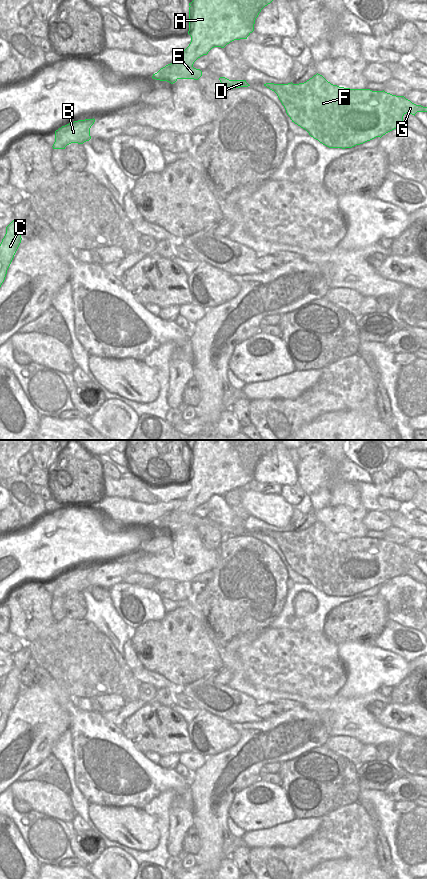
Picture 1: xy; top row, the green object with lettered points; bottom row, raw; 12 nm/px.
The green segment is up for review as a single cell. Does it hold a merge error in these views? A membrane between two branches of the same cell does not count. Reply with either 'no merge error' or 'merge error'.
merge error

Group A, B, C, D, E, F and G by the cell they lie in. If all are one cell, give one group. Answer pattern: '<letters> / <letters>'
A B C / D E F G

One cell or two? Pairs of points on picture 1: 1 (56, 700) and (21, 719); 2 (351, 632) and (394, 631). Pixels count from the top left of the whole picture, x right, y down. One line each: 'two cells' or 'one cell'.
1: one cell
2: two cells

